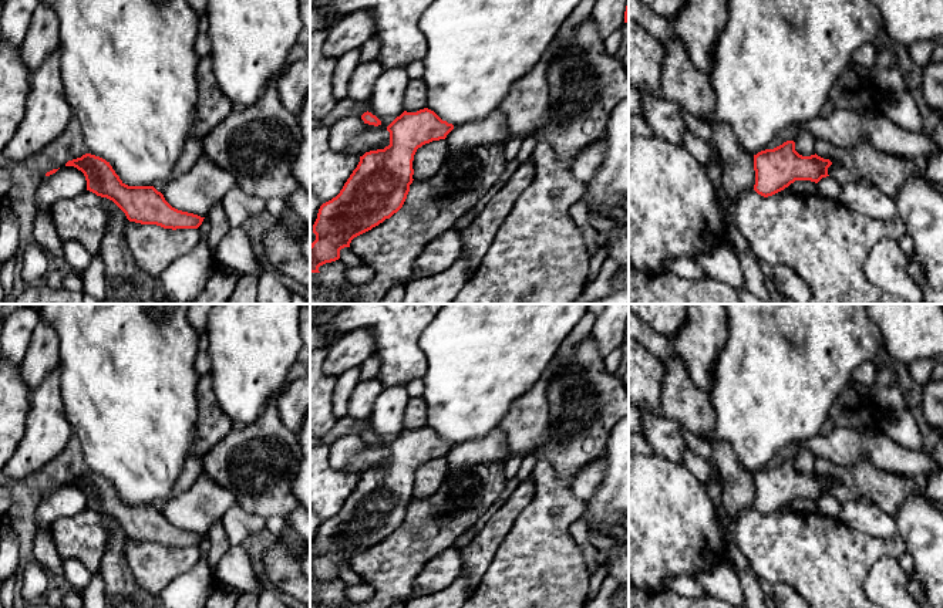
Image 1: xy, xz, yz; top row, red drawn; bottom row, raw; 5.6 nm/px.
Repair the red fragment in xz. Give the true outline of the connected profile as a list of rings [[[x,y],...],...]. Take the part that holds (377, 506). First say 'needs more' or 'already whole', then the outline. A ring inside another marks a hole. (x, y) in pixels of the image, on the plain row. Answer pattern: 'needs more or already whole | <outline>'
already whole | [[[428,426],[417,430],[404,429],[387,445],[390,463],[360,474],[357,486],[340,511],[320,524],[313,543],[316,558],[310,563],[310,591],[320,591],[320,584],[339,578],[340,568],[350,565],[354,555],[378,544],[403,526],[414,499],[412,479],[417,467],[432,459],[445,457],[452,447],[452,442],[442,439]]]

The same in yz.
already whole | [[[787,459],[774,467],[765,467],[754,473],[755,503],[754,509],[764,514],[772,514],[795,499],[818,501],[829,494],[829,477],[811,473],[802,474],[795,469],[795,460]]]

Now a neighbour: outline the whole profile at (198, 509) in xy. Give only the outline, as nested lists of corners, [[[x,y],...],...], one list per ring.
[[[205,470],[195,483],[182,494],[171,497],[162,513],[165,519],[175,527],[206,536],[208,531],[220,521],[225,511],[236,503],[236,497],[230,490],[223,489],[211,480]]]

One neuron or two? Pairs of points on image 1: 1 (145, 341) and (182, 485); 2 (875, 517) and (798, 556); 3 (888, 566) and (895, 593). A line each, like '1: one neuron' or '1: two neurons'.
1: two neurons
2: two neurons
3: one neuron

